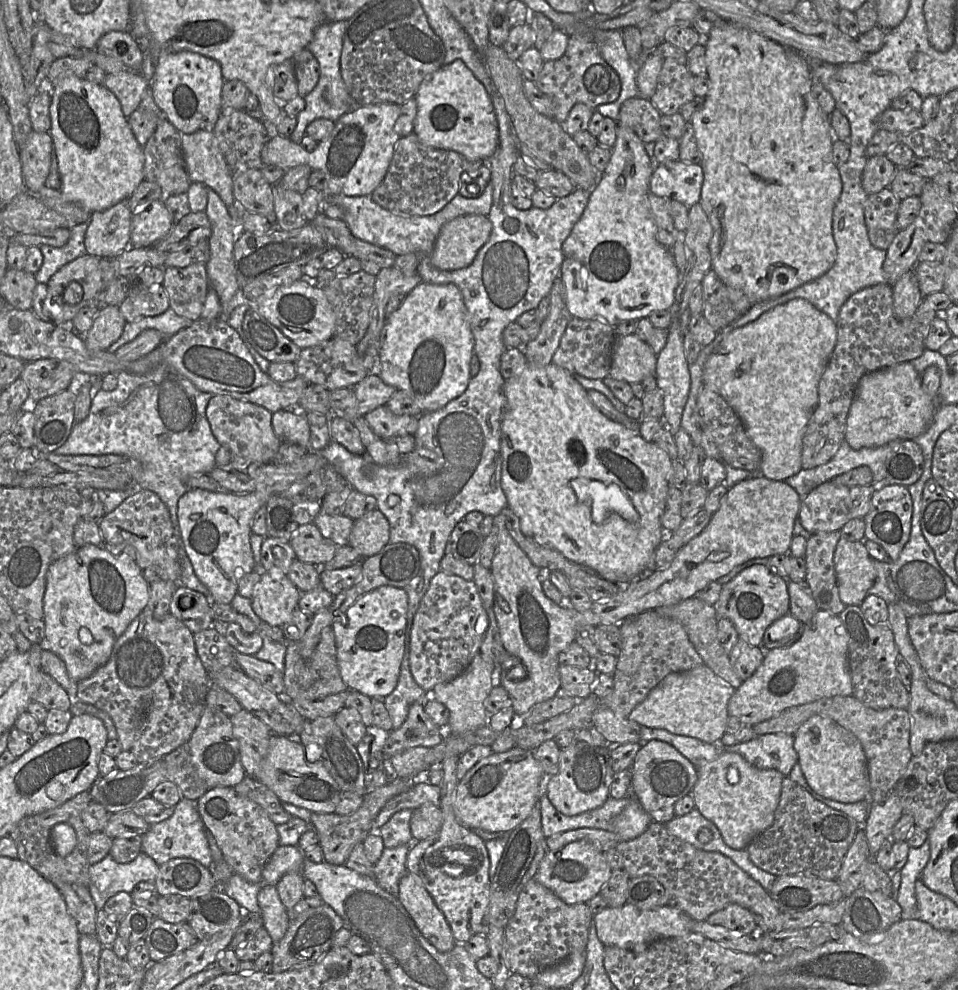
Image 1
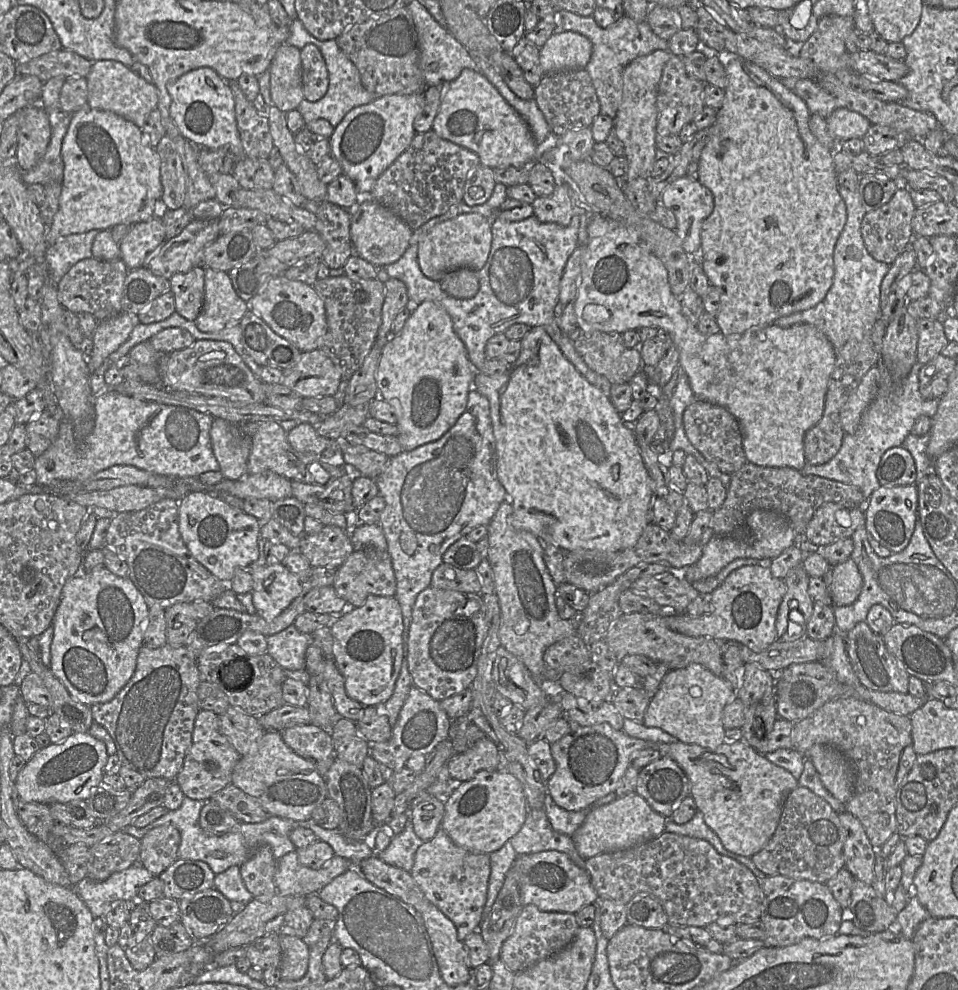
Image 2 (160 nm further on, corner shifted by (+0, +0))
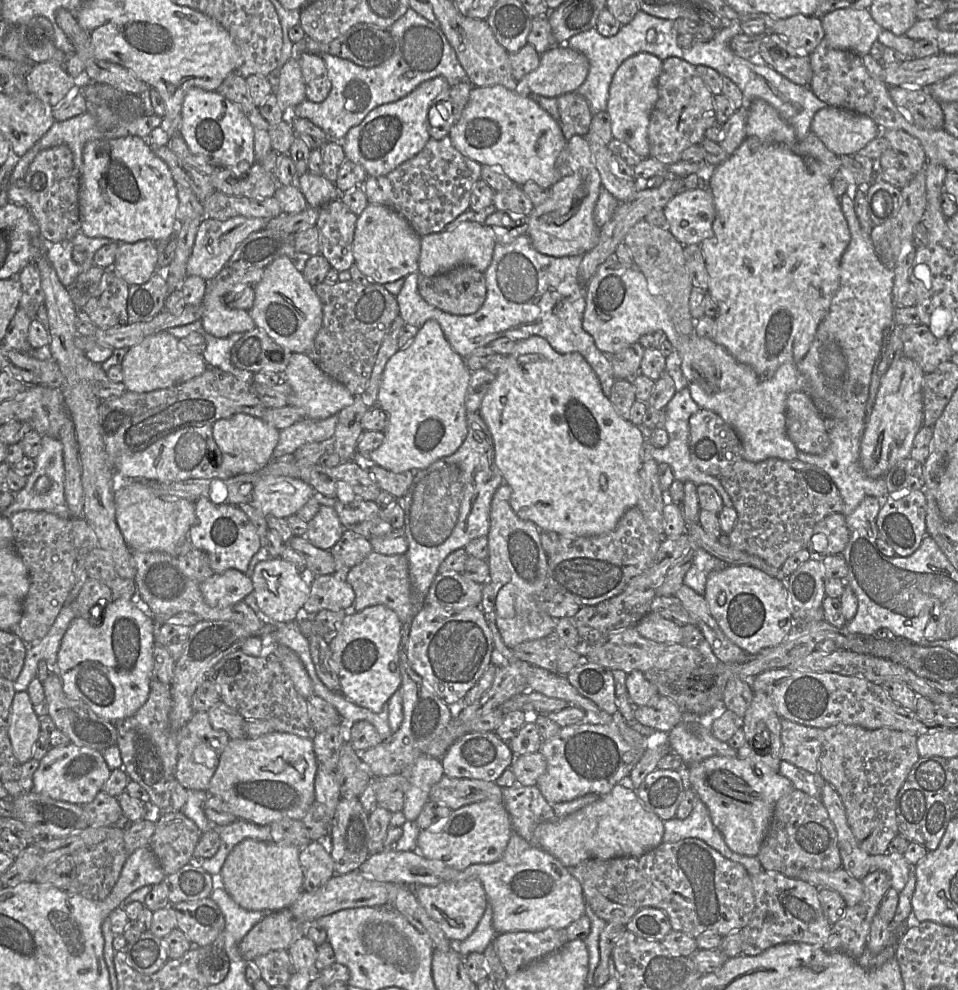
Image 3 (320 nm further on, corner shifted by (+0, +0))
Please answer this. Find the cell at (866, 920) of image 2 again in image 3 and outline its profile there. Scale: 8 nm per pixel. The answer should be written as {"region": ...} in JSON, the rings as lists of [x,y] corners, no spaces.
{"region":[[[842,867],[835,871],[803,868],[799,871],[797,879],[818,888],[835,890],[843,897],[848,907],[858,904],[864,895],[861,881]]]}

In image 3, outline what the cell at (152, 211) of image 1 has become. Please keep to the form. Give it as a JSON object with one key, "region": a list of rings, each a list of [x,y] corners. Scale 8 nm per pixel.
{"region":[[[150,239],[120,242],[114,269],[128,283],[144,284],[159,271],[156,242]]]}

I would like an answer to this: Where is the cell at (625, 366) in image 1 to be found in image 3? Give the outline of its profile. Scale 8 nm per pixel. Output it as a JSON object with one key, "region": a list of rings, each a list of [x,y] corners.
{"region":[[[531,336],[517,342],[501,372],[489,387],[478,411],[486,423],[494,444],[494,460],[504,482],[511,488],[510,506],[515,514],[533,522],[538,529],[556,532],[560,537],[597,536],[612,531],[623,514],[638,505],[643,490],[641,462],[647,433],[630,420],[623,419],[609,398],[604,395],[599,379],[591,366],[579,353],[560,354],[541,336]]]}

